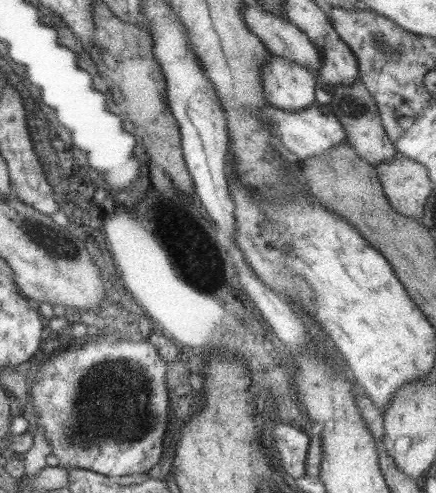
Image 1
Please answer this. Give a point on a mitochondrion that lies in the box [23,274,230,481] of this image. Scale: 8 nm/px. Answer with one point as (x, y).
(100, 387)

